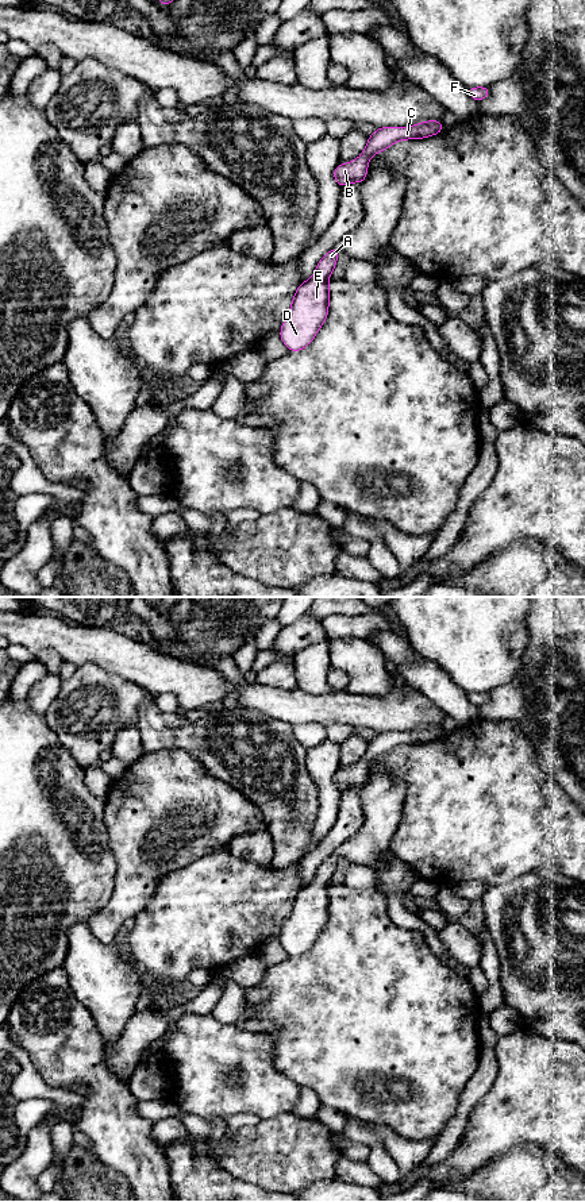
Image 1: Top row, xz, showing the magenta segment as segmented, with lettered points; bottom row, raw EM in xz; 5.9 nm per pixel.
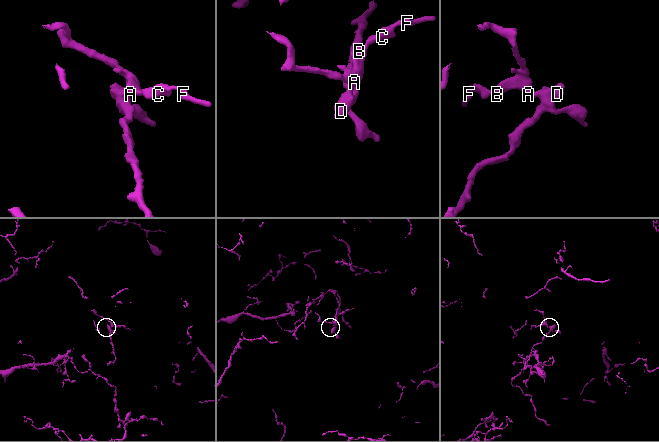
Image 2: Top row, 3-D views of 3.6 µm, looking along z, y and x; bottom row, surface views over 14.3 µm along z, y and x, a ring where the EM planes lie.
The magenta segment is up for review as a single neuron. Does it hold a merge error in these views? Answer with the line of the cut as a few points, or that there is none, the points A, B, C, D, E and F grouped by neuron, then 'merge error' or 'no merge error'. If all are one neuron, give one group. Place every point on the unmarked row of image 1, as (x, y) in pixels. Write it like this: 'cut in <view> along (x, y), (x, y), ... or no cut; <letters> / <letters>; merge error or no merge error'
no cut; A B C D E F; no merge error

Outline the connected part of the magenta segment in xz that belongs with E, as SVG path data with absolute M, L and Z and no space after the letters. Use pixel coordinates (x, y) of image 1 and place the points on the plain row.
M331 854L317 868L313 881L299 890L290 914L282 928L280 943L289 956L305 953L328 921L328 882L340 856Z

